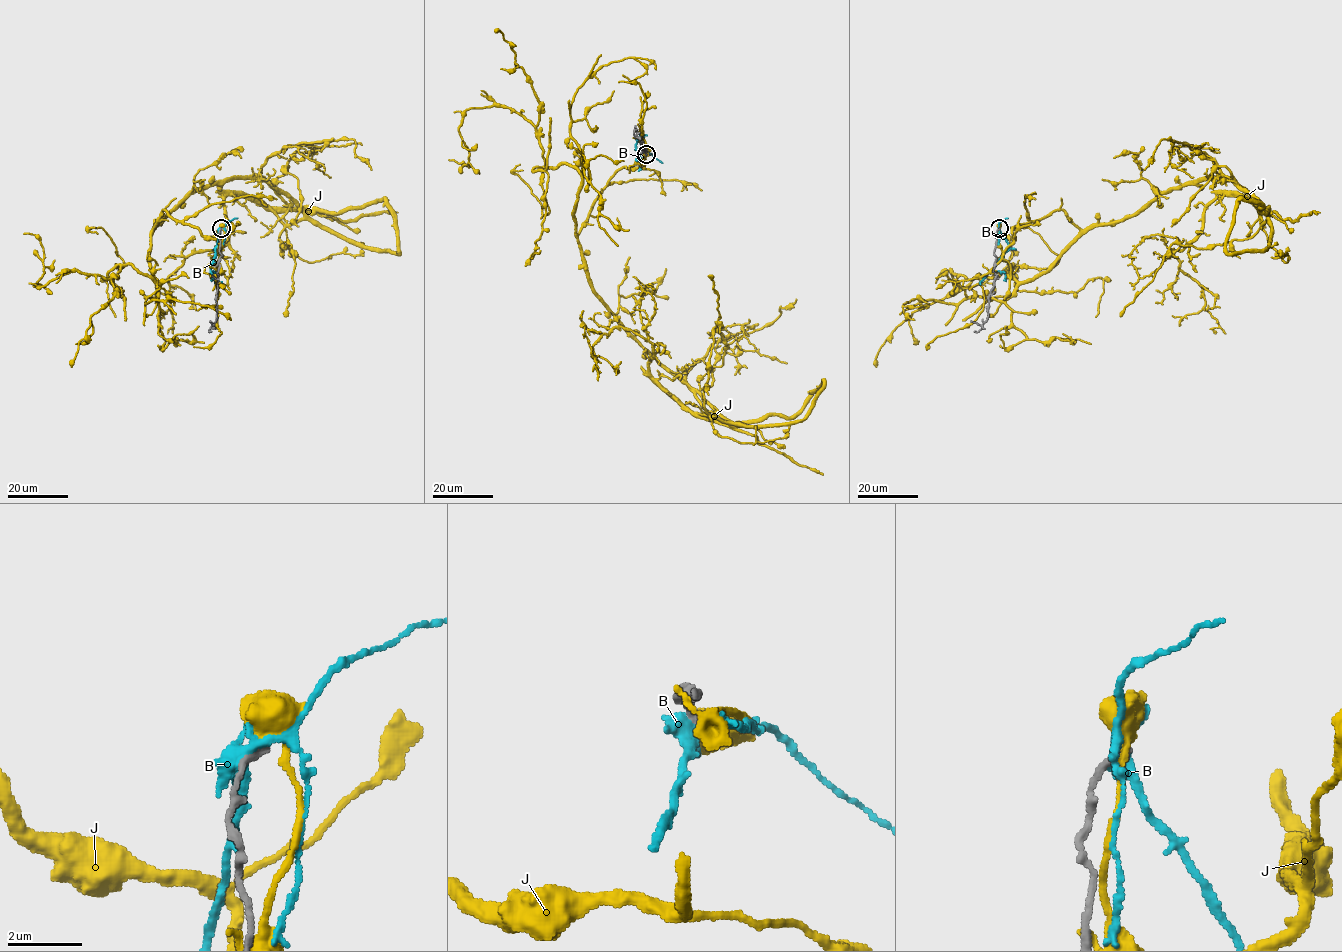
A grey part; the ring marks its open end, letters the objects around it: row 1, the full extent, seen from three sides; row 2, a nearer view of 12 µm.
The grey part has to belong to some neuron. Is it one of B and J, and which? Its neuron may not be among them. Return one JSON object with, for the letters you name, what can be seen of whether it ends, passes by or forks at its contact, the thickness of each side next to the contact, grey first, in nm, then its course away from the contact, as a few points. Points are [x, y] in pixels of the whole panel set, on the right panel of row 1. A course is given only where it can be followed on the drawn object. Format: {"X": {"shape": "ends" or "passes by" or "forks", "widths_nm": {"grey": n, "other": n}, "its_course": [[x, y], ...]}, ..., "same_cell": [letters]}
{"same_cell": []}

